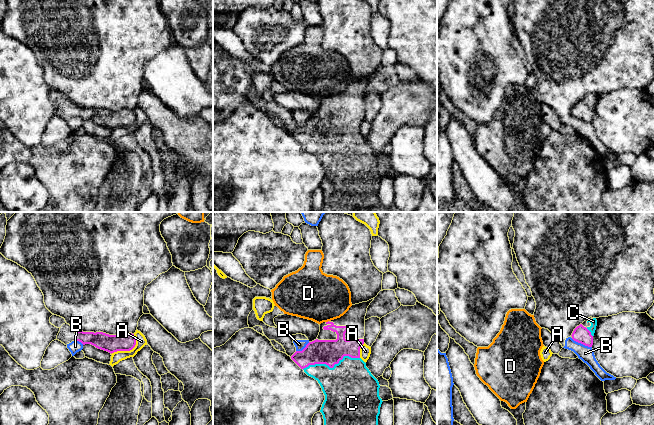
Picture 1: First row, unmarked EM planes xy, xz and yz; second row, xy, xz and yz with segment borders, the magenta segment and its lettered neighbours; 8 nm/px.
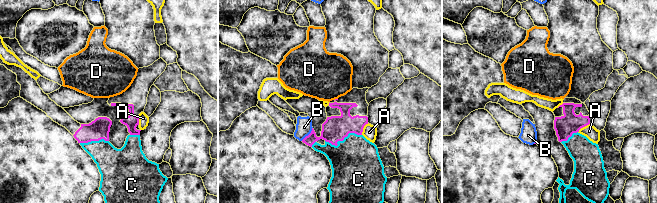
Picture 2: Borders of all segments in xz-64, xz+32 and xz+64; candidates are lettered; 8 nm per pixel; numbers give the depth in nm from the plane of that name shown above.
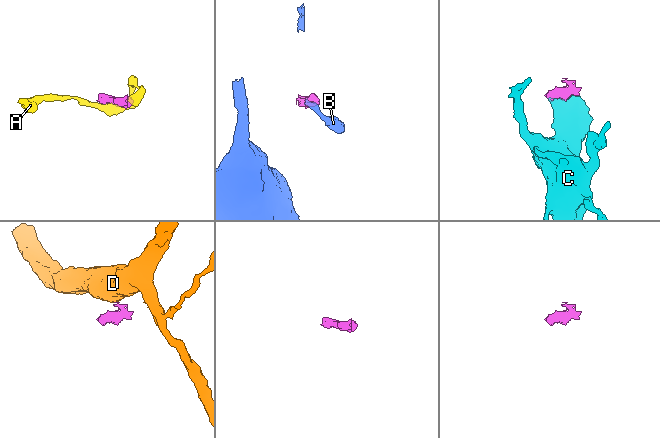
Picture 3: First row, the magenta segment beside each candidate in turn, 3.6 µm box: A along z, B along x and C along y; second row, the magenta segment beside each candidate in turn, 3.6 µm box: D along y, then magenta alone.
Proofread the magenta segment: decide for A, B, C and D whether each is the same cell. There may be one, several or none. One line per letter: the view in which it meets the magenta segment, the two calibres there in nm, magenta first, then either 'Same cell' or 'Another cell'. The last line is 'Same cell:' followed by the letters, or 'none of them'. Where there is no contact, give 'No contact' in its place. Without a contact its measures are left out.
A: Touches magenta in xy. Thickness 140 nm (magenta) against 90 nm. Another cell
B: Touches magenta in yz. Thickness 140 nm (magenta) against 120 nm. Another cell
C: Touches magenta in xz. Thickness 200 nm (magenta) against 440 nm. Same cell
D: Touches magenta in xz. Thickness 200 nm (magenta) against 400 nm. Another cell
Same cell: C

